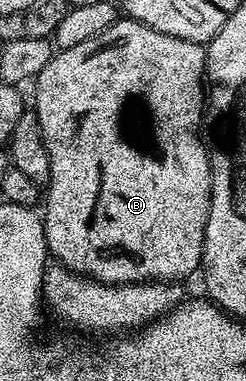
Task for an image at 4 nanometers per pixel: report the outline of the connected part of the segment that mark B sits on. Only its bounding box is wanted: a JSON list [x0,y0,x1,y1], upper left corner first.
[34,17,212,283]

